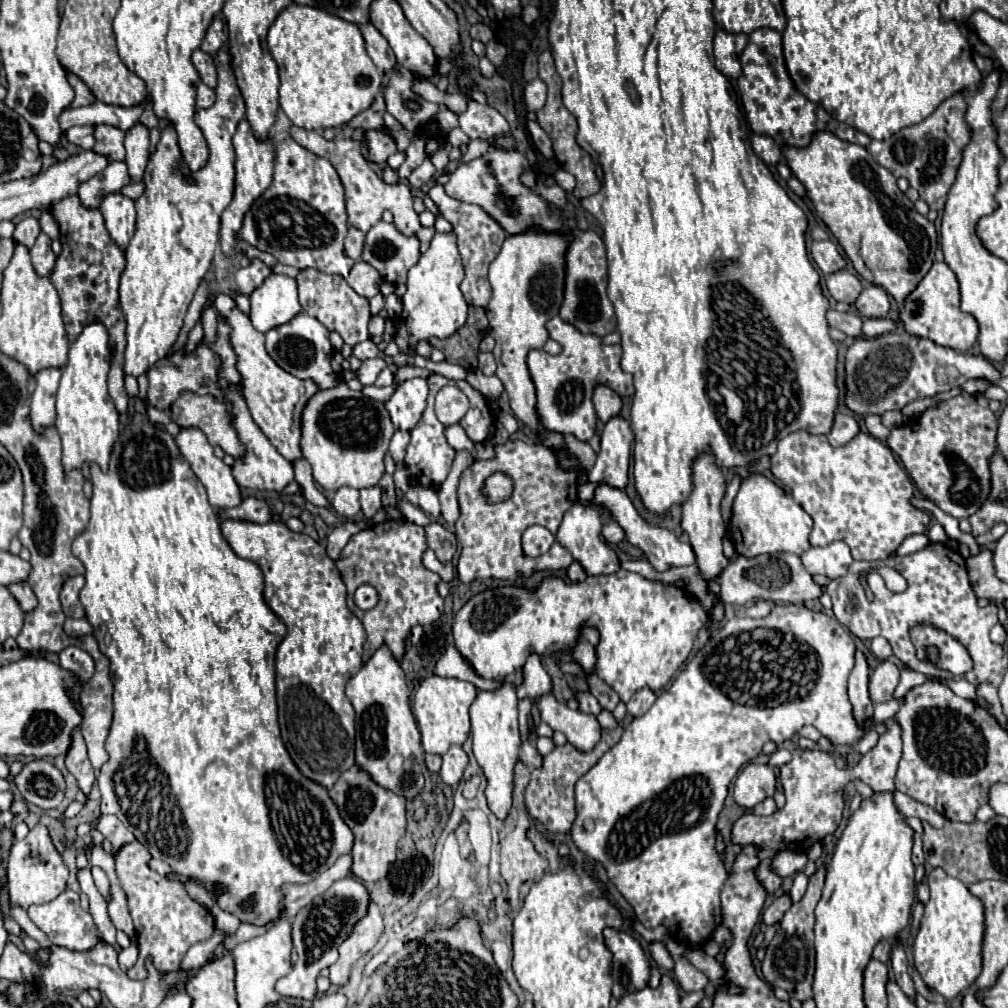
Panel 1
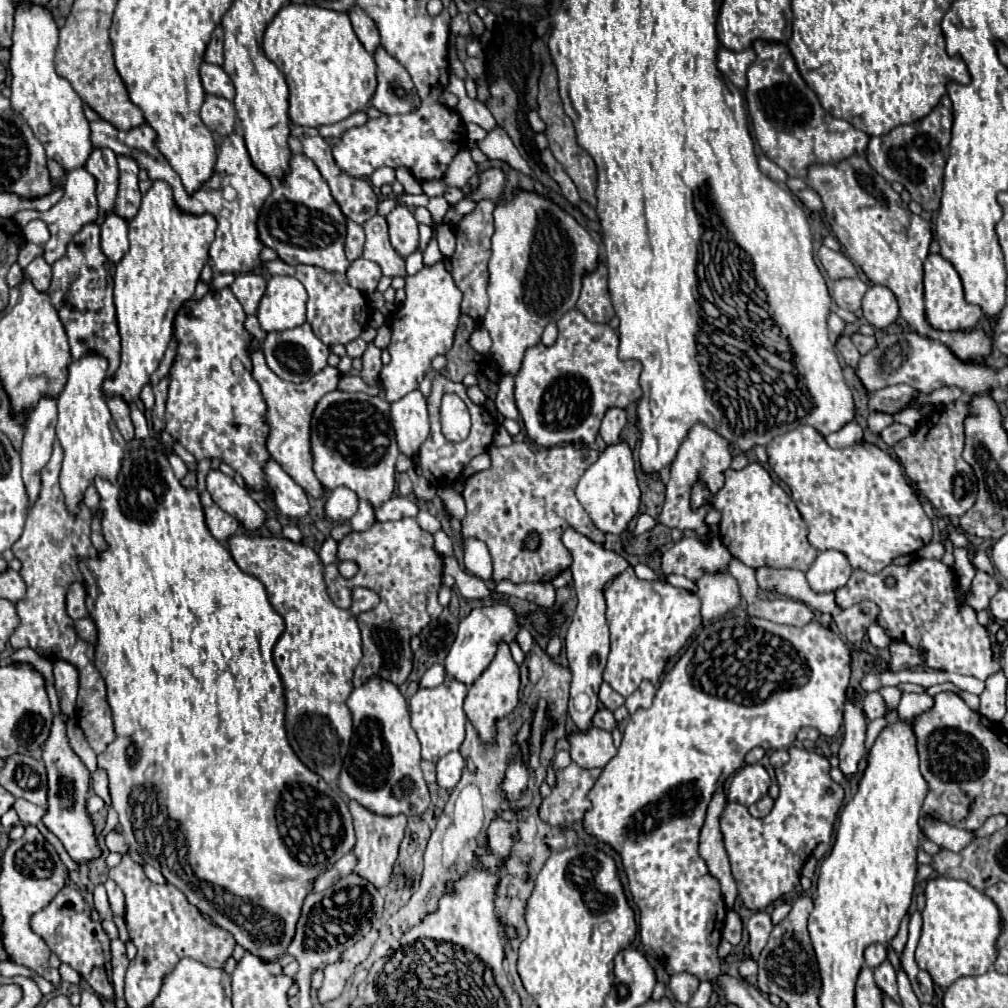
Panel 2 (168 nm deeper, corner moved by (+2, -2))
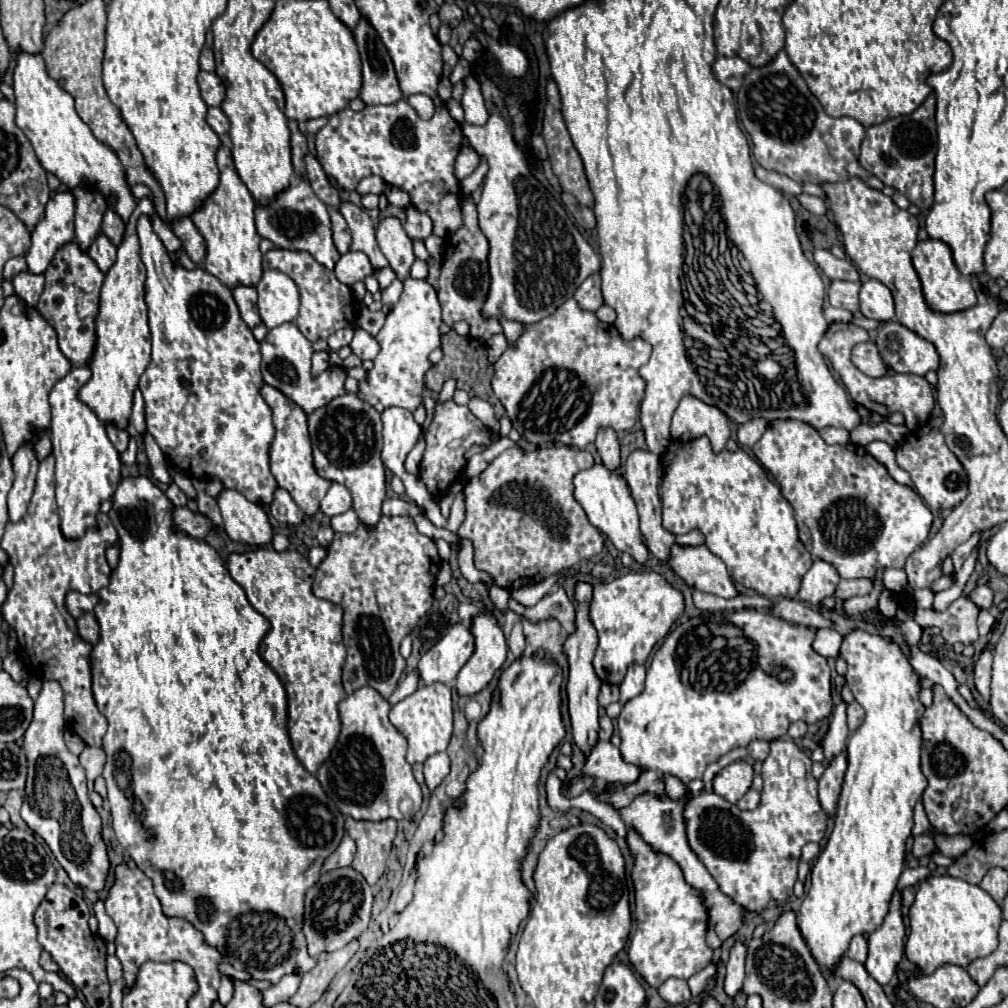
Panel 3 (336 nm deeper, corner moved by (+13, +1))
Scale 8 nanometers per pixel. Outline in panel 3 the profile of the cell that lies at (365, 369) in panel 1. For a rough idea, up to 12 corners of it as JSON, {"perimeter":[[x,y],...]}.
{"perimeter":[[356,329],[350,347],[364,359],[374,359],[378,341],[364,329]]}

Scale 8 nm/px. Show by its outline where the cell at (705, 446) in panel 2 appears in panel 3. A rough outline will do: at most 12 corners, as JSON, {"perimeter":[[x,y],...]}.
{"perimeter":[[684,395],[670,433],[678,441],[706,435],[718,453],[730,425],[718,407]]}

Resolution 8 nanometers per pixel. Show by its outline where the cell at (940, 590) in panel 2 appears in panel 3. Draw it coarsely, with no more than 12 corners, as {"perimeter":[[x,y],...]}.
{"perimeter":[[842,579],[836,599],[846,601],[854,595],[872,591],[870,579]]}

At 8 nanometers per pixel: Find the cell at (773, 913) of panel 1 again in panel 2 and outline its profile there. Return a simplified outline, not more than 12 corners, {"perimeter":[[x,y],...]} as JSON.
{"perimeter":[[765,910],[751,916],[749,952],[757,958],[773,930],[771,914]]}

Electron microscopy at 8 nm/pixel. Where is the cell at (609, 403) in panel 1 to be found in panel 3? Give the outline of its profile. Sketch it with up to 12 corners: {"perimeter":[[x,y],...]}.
{"perimeter":[[612,429],[598,431],[594,441],[608,471],[622,467],[620,445]]}

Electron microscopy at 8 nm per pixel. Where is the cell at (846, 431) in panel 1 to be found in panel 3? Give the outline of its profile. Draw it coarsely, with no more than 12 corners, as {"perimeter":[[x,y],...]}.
{"perimeter":[[824,427],[820,437],[830,445],[844,445],[850,433],[842,427]]}

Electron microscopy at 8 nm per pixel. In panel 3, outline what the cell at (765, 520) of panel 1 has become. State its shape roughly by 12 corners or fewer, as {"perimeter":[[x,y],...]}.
{"perimeter":[[744,449],[662,453],[664,529],[702,531],[732,579],[798,595],[812,555]]}

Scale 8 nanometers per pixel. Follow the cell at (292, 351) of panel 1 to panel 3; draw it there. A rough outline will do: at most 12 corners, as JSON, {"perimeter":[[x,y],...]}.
{"perimeter":[[294,323],[270,329],[262,375],[306,415],[336,399],[346,371],[312,377],[312,343]]}

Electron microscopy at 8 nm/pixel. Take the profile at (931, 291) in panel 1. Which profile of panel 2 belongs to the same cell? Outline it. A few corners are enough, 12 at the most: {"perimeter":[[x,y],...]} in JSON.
{"perimeter":[[925,260],[925,316],[935,330],[967,332],[981,308],[967,304],[957,270]]}

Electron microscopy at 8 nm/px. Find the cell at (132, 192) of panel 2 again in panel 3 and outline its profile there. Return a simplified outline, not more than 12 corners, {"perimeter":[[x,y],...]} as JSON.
{"perimeter":[[112,209],[102,221],[104,233],[116,247],[124,239],[124,221]]}

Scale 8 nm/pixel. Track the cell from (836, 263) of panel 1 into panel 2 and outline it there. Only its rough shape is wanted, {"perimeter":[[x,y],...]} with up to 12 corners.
{"perimeter":[[821,246],[817,256],[831,280],[857,276],[851,260]]}

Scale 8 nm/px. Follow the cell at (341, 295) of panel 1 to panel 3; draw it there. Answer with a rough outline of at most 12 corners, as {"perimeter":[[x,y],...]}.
{"perimeter":[[270,249],[264,269],[300,289],[298,329],[310,341],[350,325],[348,285],[306,251]]}

